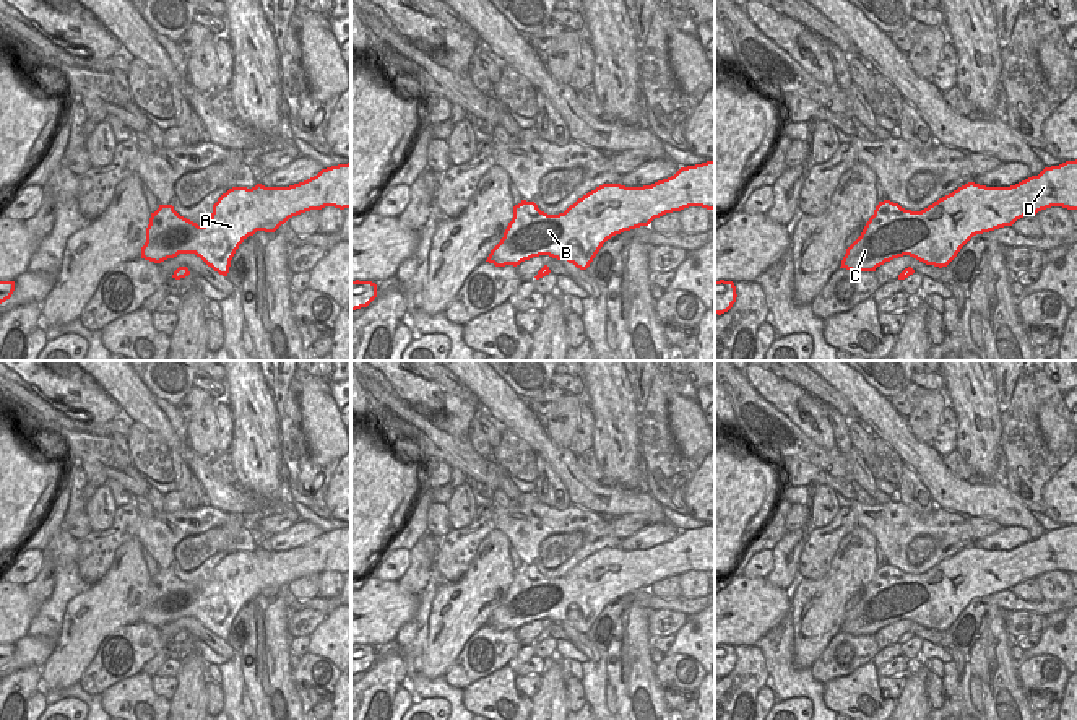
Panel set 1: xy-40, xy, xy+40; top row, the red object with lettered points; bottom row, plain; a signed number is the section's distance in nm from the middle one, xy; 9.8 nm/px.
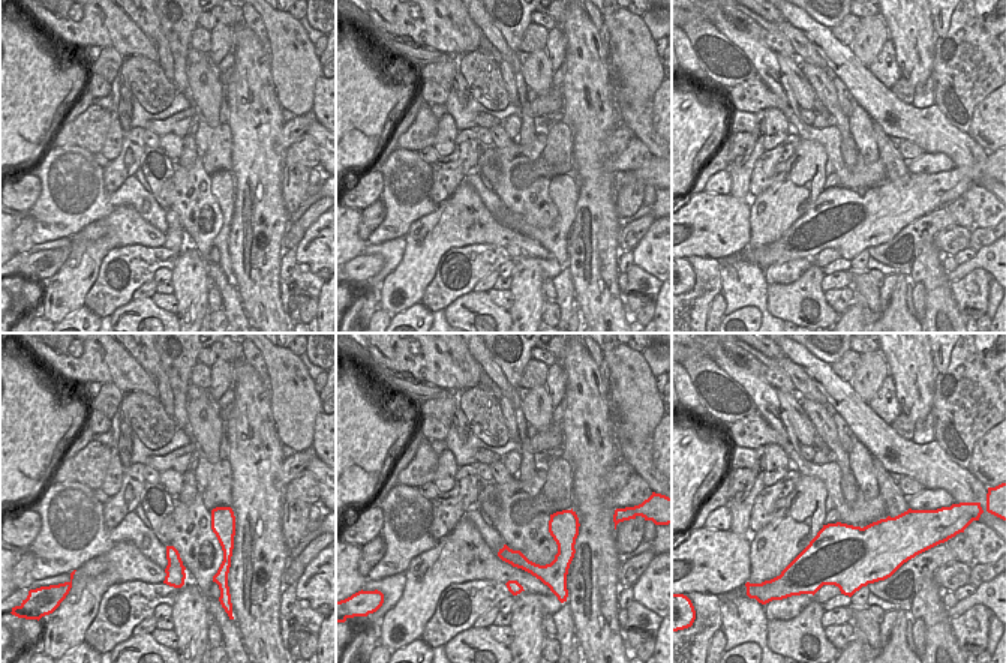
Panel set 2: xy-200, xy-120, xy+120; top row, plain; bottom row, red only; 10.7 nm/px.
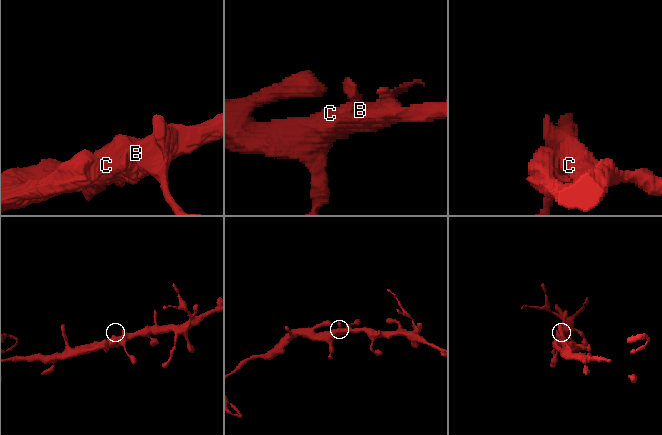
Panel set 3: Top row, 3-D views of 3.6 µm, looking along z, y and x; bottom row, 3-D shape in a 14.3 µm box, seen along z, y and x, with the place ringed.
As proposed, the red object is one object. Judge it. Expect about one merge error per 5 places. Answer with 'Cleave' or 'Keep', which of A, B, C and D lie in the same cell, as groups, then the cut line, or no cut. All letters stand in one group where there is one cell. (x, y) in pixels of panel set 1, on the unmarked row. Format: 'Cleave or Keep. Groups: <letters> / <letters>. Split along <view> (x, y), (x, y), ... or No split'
Keep. Groups: A B C D. No split.

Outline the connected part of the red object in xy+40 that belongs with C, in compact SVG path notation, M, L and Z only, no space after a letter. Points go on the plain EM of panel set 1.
M1077 523L1045 531L1010 551L968 546L921 575L879 566L840 632L876 635L903 619L942 632L973 600L1051 570L1077 574Z

